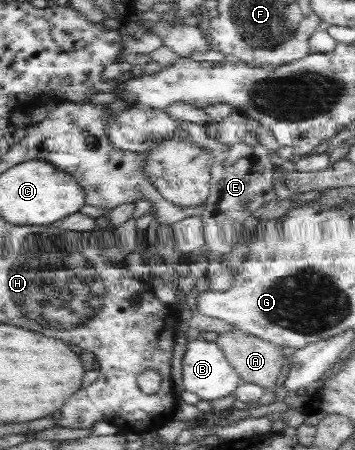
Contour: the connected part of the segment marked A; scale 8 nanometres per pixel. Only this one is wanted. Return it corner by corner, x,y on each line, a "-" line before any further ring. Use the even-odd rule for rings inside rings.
234,328
233,330
218,332
214,339
218,348
222,350
222,354
230,363
231,368
240,377
241,382
249,382
259,384
263,389
271,388
275,385
283,367
282,348
261,338
249,335
243,330

